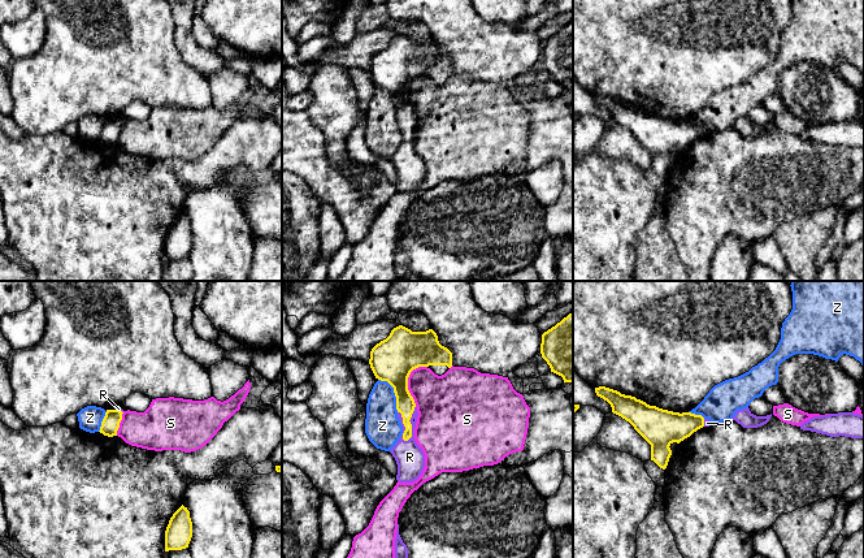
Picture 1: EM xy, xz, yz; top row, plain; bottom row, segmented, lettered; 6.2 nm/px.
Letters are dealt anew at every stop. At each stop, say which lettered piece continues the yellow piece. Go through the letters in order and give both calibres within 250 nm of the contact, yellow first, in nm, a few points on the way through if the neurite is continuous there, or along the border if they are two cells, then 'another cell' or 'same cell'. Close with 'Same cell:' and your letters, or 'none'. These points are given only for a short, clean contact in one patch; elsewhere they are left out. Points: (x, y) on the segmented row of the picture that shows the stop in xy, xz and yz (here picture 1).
R: calibres 120 and 180 nm; way xz (406, 405), (411, 424), (409, 457); same cell
S: calibres 280 and 320 nm; another cell
Z: calibres 280 and 220 nm; border xz (378, 379), (385, 380), (393, 388), (395, 409), (398, 411); another cell
Same cell: R

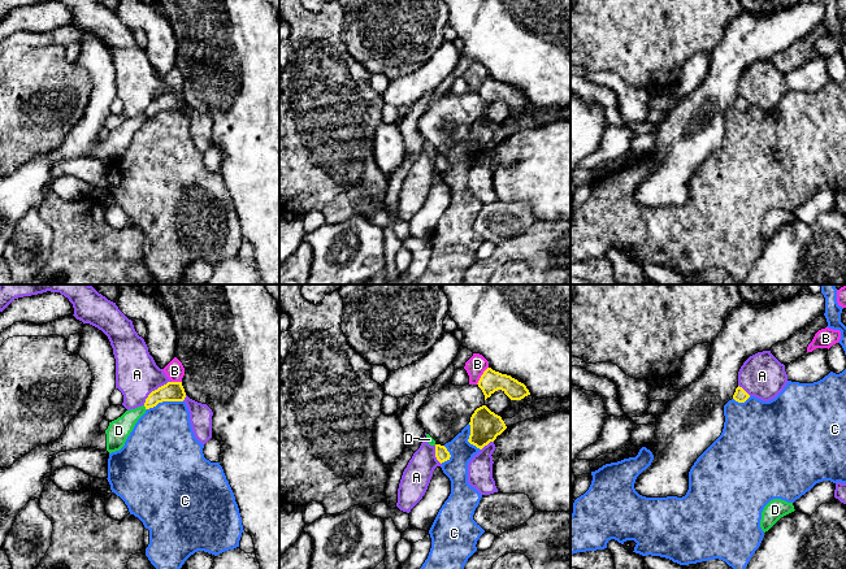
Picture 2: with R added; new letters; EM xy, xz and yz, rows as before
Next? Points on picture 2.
A: calibres 130 and 280 nm; another cell
B: calibres 140 and 120 nm; another cell
C: calibres 130 and 380 nm; another cell
D: calibres 130 and 140 nm; border xy (143, 405), (146, 409); another cell
Same cell: none

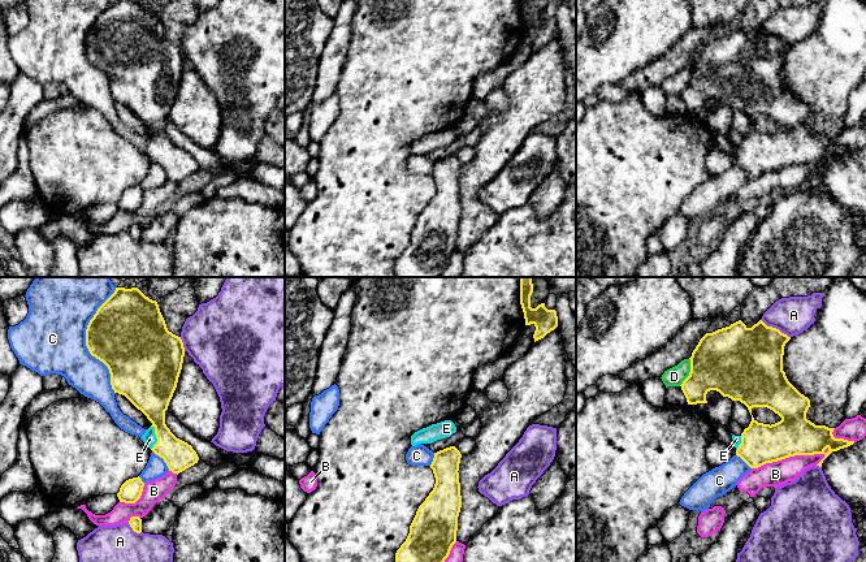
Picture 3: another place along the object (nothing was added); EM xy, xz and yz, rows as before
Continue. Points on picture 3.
A: calibres 400 and 240 nm; another cell
B: calibres 240 and 150 nm; another cell
C: calibres 440 and 420 nm; another cell
D: calibres 400 and 120 nm; another cell
E: calibres 220 and 80 nm; way xy (152, 397), (156, 415), (156, 437), (150, 439); same cell
Same cell: E

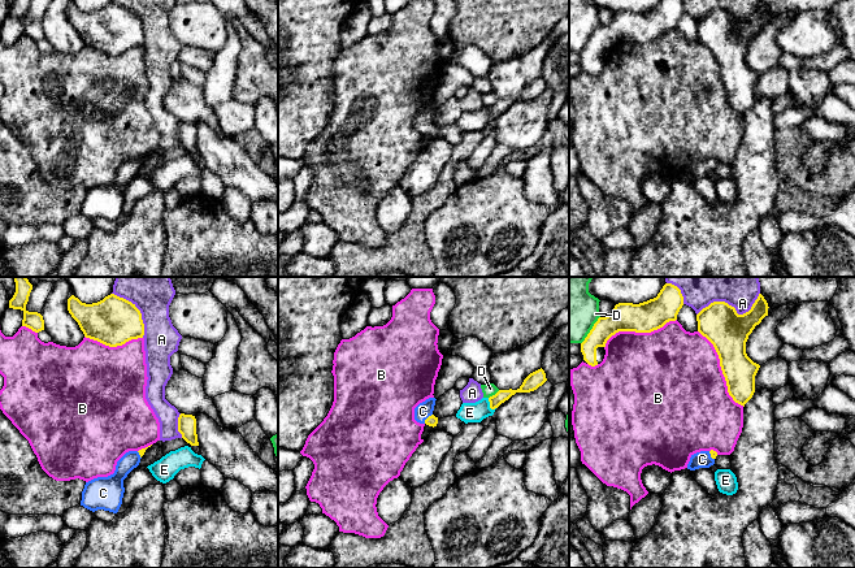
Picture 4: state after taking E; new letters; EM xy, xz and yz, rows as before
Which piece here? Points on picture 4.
A: calibres 240 and 320 nm; another cell
B: calibres 240 and 500 nm; another cell
C: calibres 70 and 100 nm; way xz (432, 420), (426, 419), (422, 411); same cell
D: calibres 180 and 340 nm; another cell
E: calibres 80 and 130 nm; another cell
Same cell: C

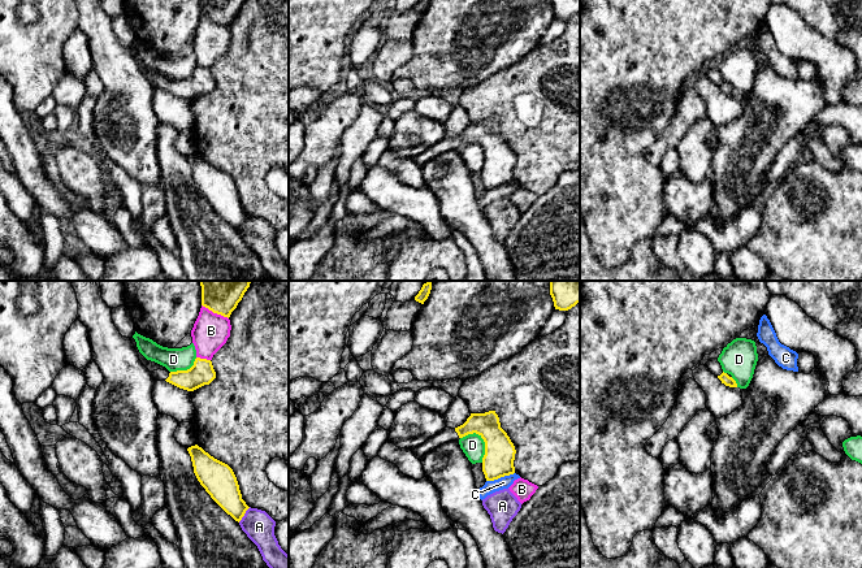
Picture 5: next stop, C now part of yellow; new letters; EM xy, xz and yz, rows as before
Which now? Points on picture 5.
A: calibres 200 and 190 nm; another cell
B: calibres 300 and 220 nm; another cell
C: calibres 190 and 80 nm; another cell
D: calibres 190 and 140 nm; another cell
Same cell: none

